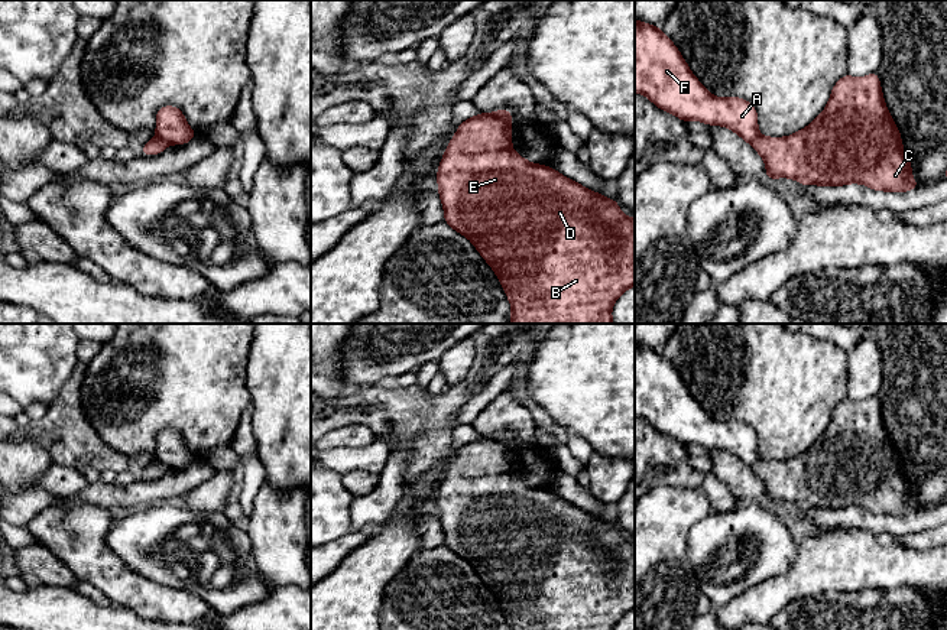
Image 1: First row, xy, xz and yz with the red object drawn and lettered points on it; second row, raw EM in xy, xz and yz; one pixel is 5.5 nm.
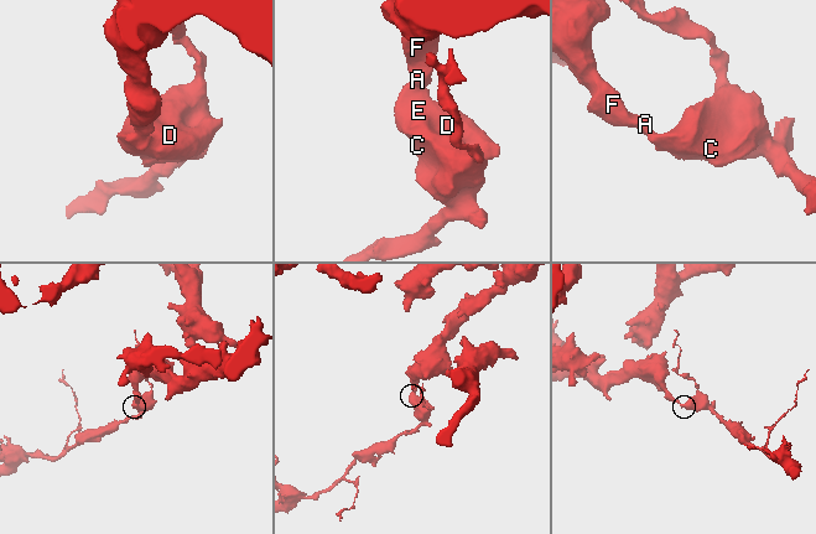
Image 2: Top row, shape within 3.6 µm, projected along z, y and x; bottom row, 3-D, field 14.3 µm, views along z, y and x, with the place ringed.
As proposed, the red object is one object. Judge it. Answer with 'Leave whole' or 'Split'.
Split

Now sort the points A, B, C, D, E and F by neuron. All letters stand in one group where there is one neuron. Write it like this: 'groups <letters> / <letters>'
groups A F / B C D E

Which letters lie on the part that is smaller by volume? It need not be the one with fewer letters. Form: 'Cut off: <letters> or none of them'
Cut off: B, C, D, E

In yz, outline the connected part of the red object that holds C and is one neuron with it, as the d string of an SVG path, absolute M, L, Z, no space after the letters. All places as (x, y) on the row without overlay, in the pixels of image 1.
M878 396L862 402L844 399L833 410L824 435L805 452L788 461L759 458L750 468L765 484L766 503L792 501L802 509L821 510L863 507L888 516L921 510L912 503L911 486L885 429Z

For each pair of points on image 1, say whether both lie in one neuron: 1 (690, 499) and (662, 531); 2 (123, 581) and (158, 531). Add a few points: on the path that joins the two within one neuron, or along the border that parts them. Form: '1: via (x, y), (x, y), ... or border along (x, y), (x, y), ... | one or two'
1: via (683, 506), (665, 523) | one
2: border along (107, 544), (132, 570), (161, 584) | two

